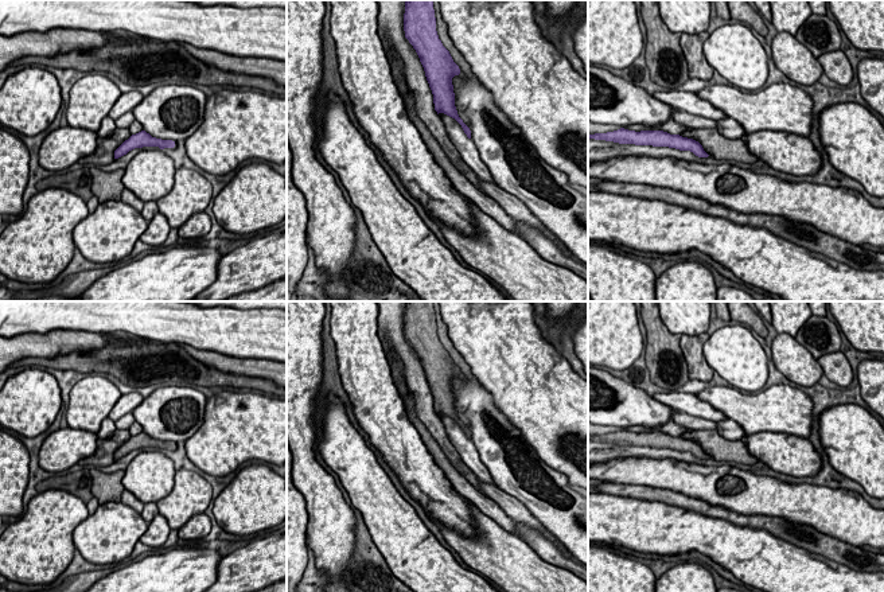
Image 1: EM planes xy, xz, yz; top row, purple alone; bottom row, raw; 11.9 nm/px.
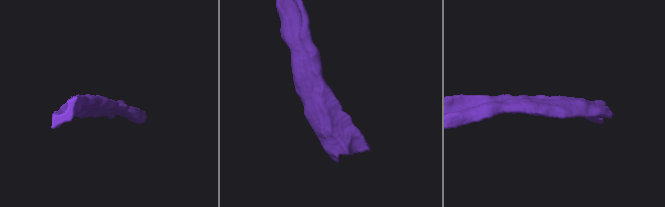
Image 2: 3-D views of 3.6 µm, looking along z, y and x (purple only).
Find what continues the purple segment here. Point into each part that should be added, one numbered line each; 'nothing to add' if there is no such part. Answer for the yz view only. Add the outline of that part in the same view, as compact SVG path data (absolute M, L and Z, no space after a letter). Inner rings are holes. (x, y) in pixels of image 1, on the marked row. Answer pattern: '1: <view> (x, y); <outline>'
nothing to add

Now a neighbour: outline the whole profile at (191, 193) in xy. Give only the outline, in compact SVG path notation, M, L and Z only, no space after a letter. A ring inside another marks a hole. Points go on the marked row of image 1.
M178 168L172 190L156 203L170 227L179 229L191 215L203 213L213 196L211 183L195 170Z

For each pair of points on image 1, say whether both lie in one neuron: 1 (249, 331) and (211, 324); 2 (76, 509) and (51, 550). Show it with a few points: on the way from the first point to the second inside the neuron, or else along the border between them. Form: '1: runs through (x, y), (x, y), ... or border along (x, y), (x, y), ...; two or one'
1: runs through (240, 331), (221, 328); one
2: runs through (65, 520), (53, 532), (53, 540); one

